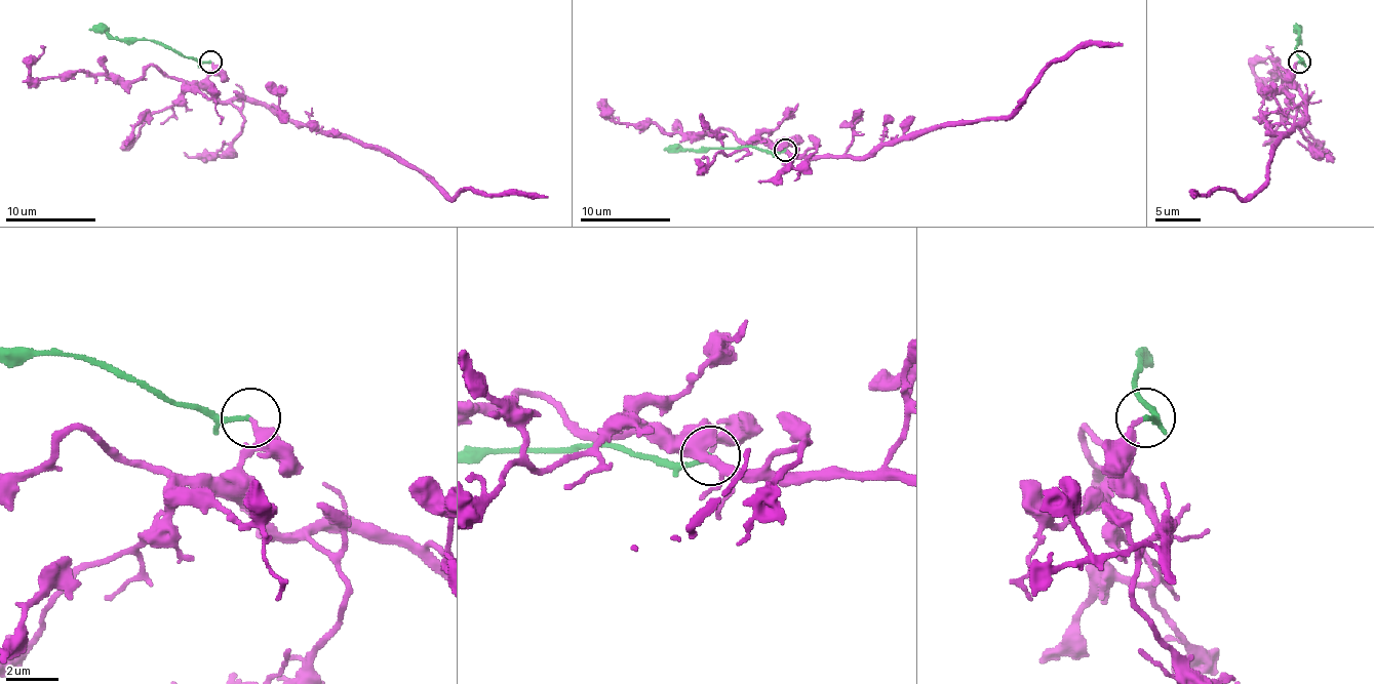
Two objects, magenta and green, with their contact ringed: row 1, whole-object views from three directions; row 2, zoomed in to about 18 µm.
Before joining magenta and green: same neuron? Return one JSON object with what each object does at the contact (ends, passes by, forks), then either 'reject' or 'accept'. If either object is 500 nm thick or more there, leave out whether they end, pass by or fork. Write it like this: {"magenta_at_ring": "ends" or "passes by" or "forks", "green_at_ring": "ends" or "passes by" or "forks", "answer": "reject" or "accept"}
{"magenta_at_ring": "ends", "green_at_ring": "ends", "answer": "accept"}

